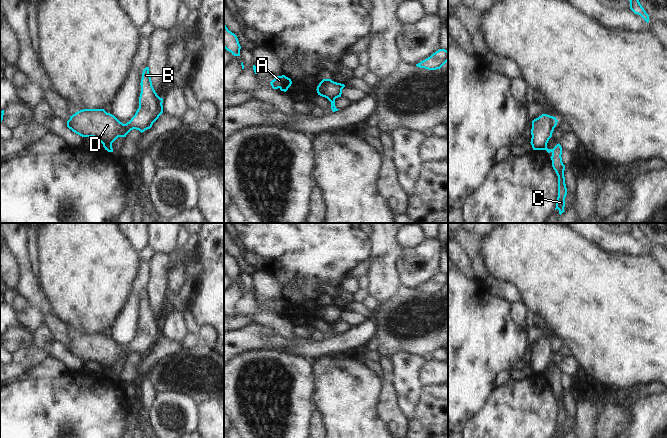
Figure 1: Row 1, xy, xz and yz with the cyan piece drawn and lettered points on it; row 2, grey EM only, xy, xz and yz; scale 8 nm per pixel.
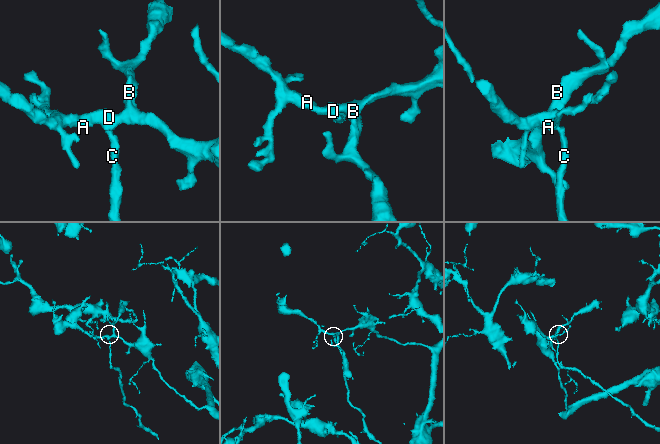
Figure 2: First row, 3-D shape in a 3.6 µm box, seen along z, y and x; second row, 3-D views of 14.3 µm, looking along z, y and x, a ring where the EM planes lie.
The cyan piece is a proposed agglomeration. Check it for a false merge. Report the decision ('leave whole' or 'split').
split

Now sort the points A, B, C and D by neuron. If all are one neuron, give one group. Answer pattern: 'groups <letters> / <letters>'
groups A B D / C

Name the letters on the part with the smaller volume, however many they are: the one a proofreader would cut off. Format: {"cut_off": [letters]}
{"cut_off": ["C"]}

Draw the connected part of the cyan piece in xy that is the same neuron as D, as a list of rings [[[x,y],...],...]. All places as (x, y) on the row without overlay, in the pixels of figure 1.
[[[149,291],[142,297],[139,332],[129,346],[123,348],[104,333],[83,333],[67,345],[67,351],[82,361],[94,361],[105,373],[110,372],[118,361],[126,361],[133,353],[141,357],[150,353],[163,337],[163,322],[155,316]]]

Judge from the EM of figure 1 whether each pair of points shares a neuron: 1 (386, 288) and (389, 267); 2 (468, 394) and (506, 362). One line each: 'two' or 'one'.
1: one
2: one

